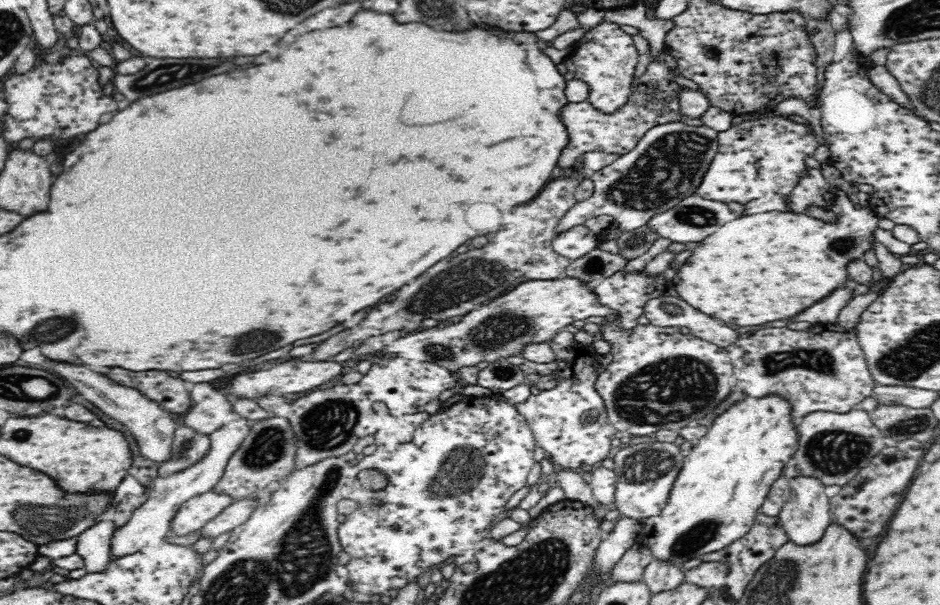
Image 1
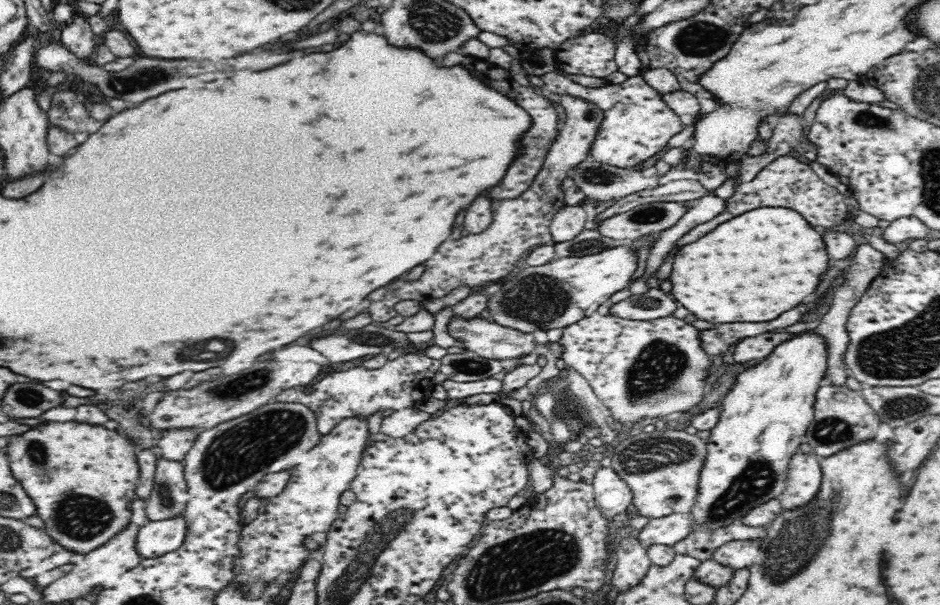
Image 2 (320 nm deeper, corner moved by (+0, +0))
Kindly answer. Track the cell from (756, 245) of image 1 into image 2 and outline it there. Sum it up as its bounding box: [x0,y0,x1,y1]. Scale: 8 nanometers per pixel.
[670,206,828,324]

